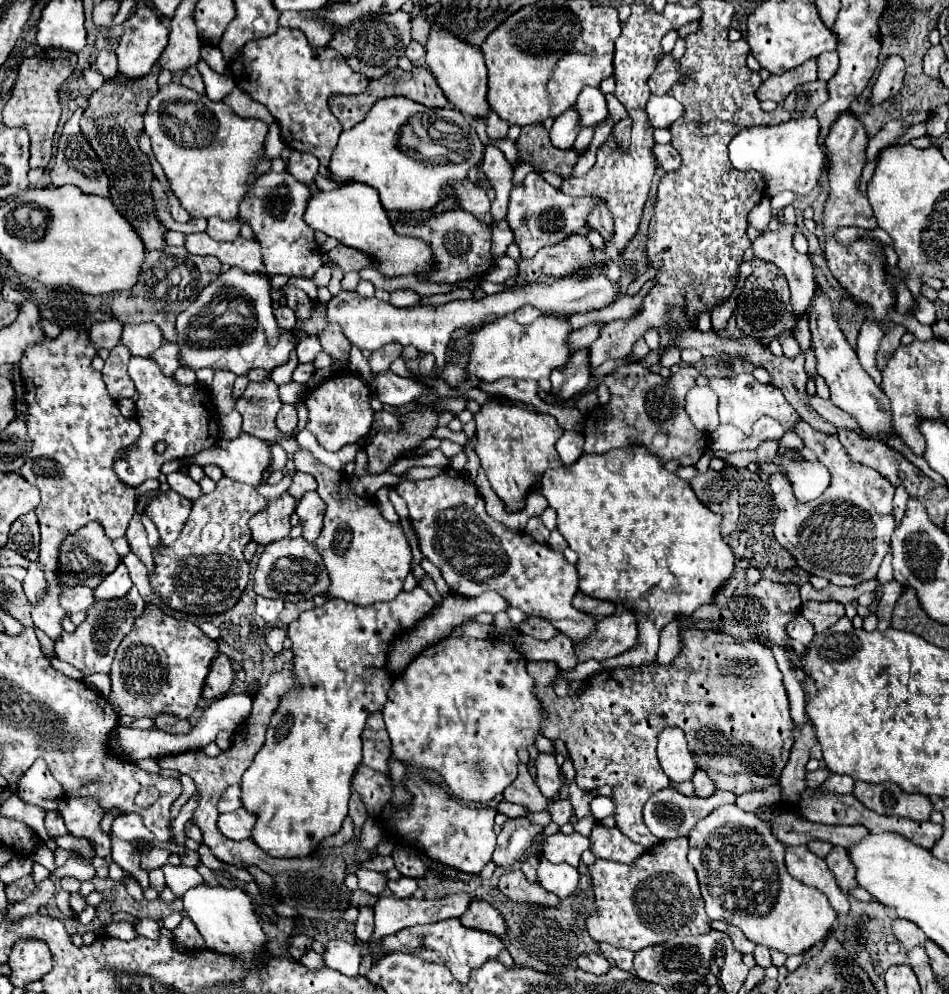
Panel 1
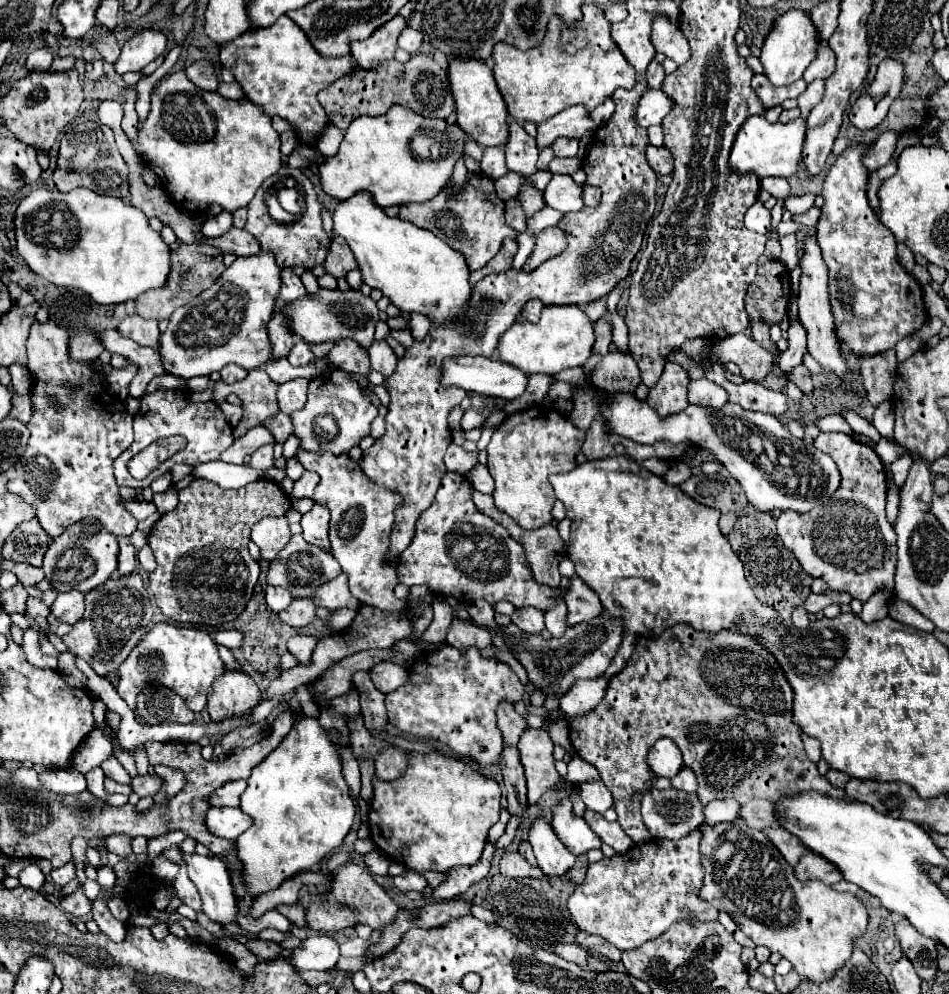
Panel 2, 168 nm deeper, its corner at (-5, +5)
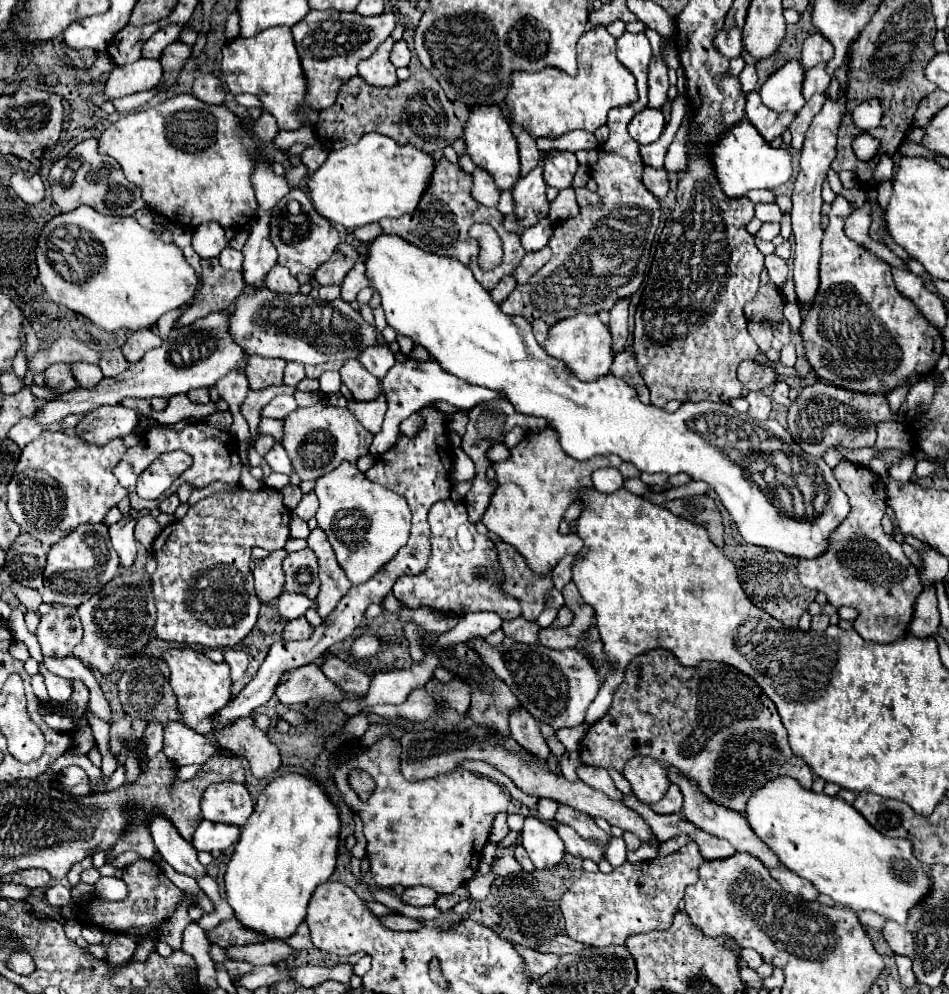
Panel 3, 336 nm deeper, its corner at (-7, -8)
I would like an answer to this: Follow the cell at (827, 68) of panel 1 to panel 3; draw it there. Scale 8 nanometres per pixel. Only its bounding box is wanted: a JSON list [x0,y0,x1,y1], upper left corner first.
[802,62,832,100]

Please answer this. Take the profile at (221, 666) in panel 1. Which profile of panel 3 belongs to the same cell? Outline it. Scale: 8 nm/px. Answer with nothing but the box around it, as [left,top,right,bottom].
[214,716,280,778]

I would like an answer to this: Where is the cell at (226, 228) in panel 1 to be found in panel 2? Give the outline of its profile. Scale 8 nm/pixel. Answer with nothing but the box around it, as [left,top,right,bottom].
[202,211,232,237]

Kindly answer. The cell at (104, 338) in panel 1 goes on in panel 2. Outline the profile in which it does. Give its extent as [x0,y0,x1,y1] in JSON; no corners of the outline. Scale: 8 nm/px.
[70,331,104,361]

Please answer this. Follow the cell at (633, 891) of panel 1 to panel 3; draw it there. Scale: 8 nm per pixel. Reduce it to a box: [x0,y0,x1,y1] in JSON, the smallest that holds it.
[560,842,702,946]

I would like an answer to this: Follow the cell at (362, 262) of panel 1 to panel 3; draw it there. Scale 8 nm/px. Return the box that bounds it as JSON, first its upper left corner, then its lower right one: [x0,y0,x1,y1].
[314,244,360,286]

